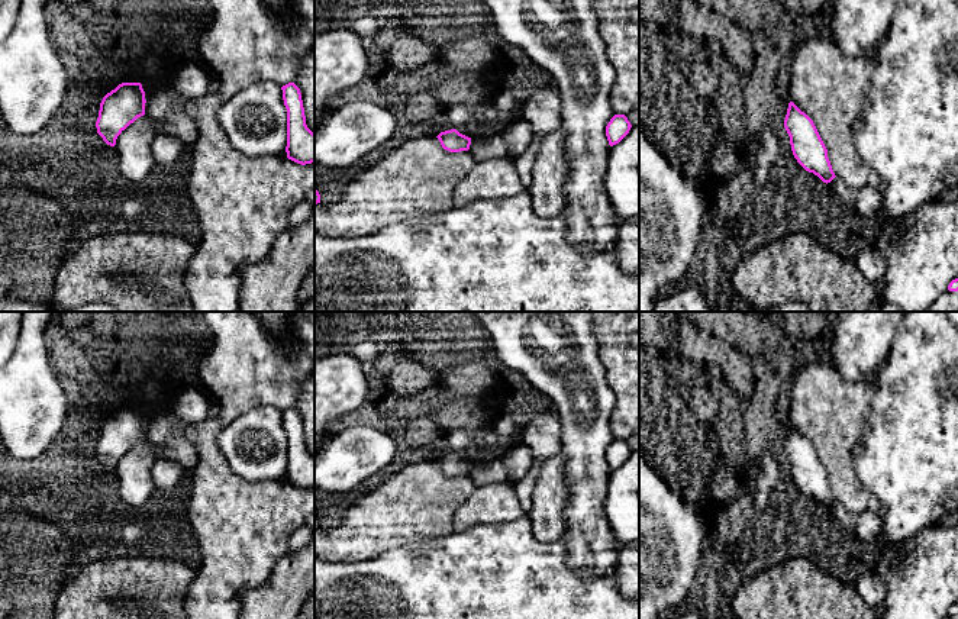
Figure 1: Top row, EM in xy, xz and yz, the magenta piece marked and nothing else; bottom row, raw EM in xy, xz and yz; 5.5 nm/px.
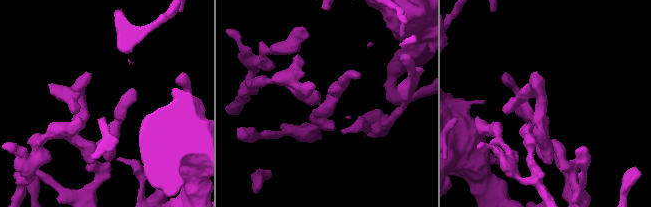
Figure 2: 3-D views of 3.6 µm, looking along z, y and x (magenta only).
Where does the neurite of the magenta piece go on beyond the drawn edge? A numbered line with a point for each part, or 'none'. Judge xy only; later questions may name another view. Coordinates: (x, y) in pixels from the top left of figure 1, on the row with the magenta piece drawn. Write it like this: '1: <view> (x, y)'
none

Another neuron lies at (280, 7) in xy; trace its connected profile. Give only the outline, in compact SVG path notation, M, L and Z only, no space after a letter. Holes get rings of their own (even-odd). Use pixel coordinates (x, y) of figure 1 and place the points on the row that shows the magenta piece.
M265 0L265 4L283 22L283 28L293 35L299 20L288 12L288 0Z

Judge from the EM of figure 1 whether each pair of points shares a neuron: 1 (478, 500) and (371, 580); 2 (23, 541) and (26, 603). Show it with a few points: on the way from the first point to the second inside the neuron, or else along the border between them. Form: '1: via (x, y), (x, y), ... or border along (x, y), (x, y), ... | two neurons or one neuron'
1: border along (486, 522), (452, 531) | two neurons
2: via (26, 557), (26, 587) | one neuron

